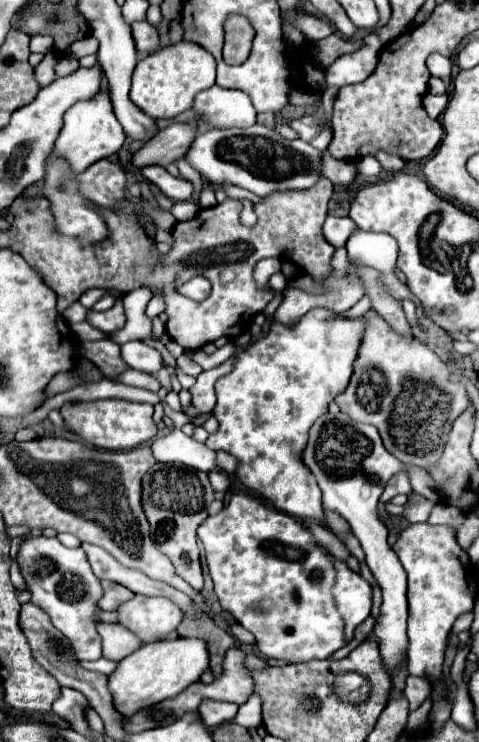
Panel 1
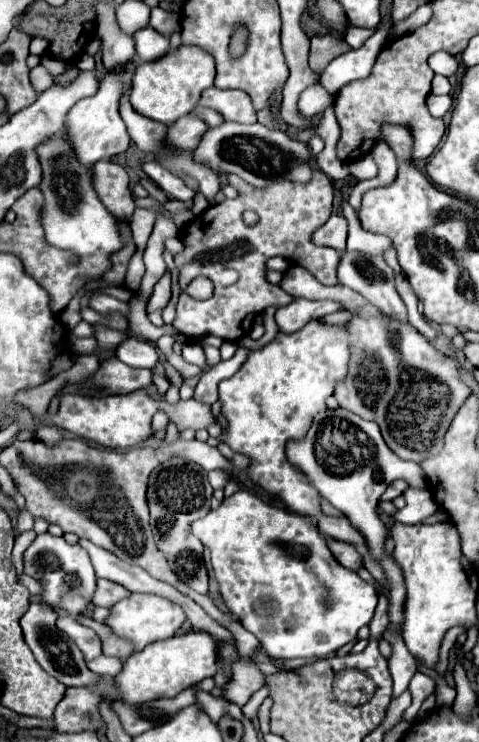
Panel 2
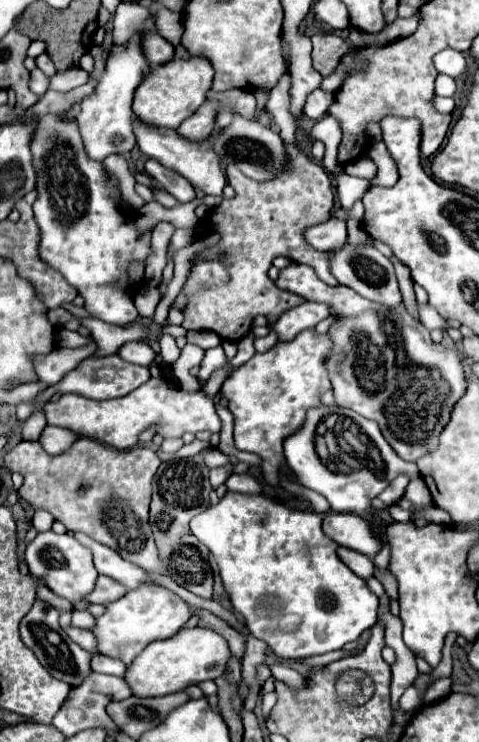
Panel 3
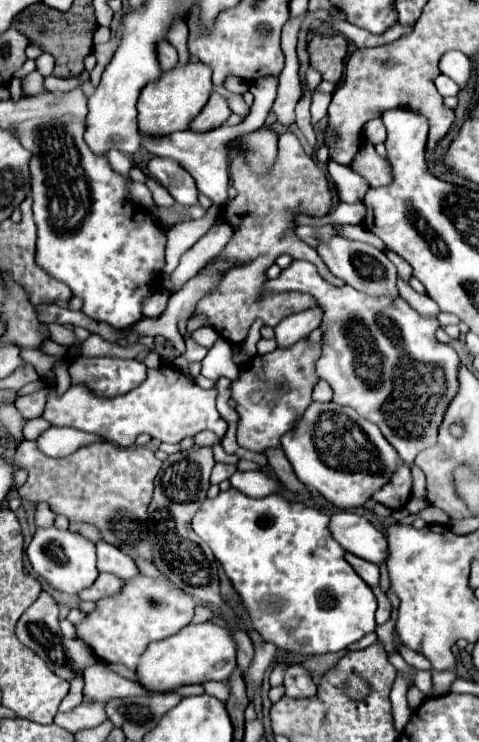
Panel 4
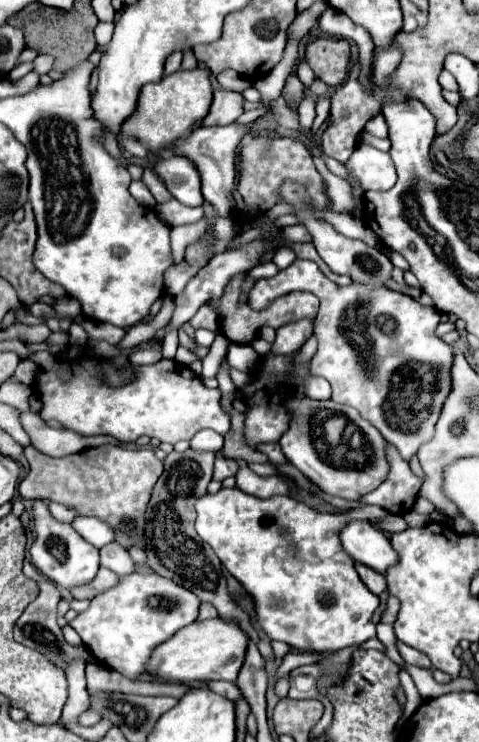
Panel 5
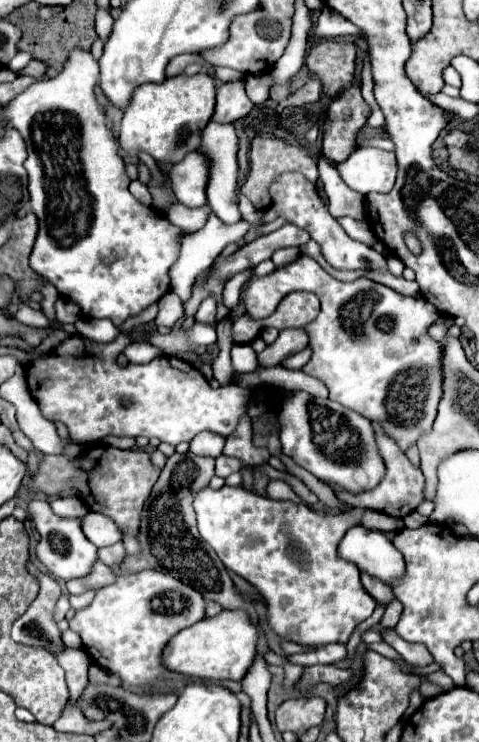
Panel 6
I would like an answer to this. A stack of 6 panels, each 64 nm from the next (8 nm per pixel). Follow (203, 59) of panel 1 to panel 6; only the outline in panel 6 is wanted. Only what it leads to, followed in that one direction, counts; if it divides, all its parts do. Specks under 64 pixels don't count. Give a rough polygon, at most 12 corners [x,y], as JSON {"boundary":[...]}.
{"boundary":[[214,80],[144,84],[118,142],[172,164],[200,144]]}

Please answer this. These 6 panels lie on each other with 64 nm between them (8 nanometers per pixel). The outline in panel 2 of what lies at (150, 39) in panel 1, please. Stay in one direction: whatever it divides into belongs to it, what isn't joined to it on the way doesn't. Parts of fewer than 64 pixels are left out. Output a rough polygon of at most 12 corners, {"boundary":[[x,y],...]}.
{"boundary":[[146,26],[134,32],[140,62],[170,50],[168,38]]}

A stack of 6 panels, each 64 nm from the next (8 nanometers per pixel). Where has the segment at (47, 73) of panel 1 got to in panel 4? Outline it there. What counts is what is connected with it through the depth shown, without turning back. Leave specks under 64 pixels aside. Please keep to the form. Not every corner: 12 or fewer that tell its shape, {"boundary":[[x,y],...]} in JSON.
{"boundary":[[38,70],[22,78],[22,90],[30,96],[44,92],[44,76]]}

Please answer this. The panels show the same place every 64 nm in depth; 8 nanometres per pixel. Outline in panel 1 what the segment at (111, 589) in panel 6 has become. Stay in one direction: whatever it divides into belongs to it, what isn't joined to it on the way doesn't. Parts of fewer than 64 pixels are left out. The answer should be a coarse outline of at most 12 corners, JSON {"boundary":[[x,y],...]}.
{"boundary":[[136,594],[118,608],[142,644],[172,632],[182,610],[168,598]]}

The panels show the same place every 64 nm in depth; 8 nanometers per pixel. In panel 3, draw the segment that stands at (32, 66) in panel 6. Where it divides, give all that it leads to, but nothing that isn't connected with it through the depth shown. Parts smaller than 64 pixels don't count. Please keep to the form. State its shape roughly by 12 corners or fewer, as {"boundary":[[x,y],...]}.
{"boundary":[[48,54],[36,58],[38,66],[46,76],[56,74],[56,66]]}

